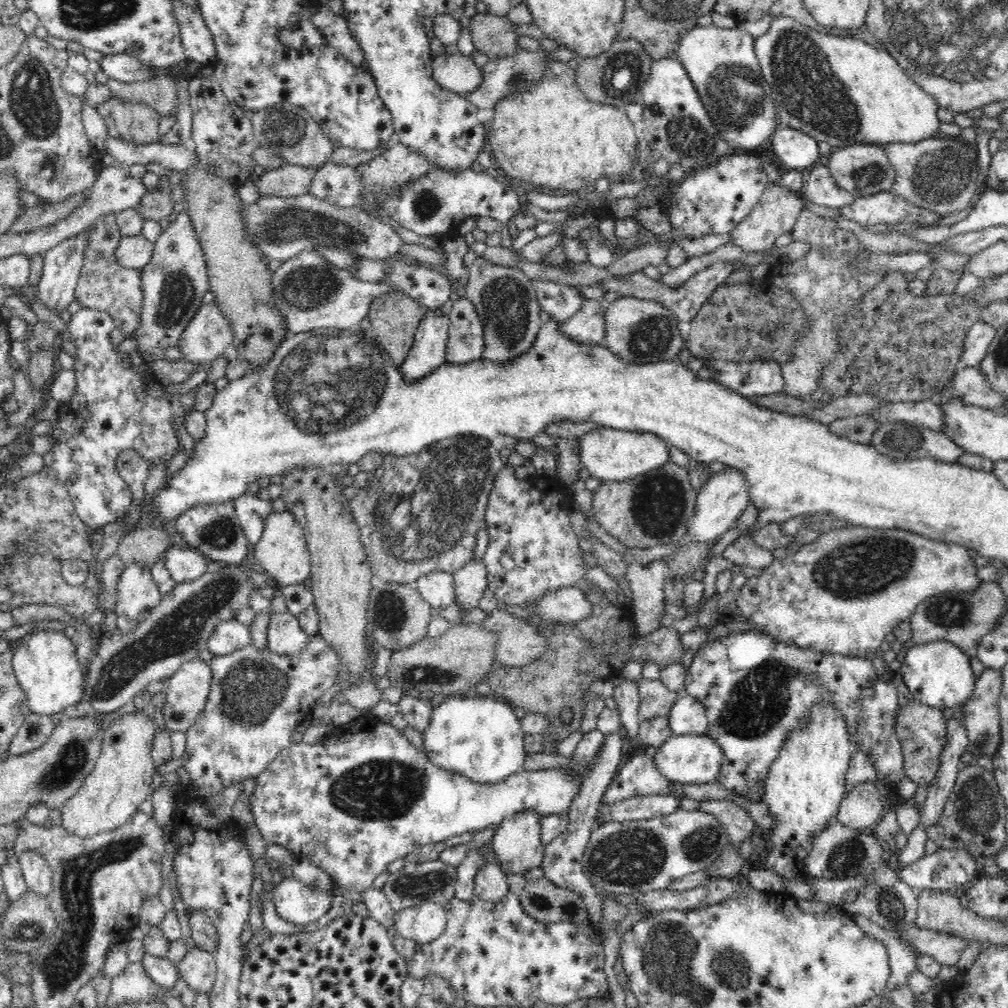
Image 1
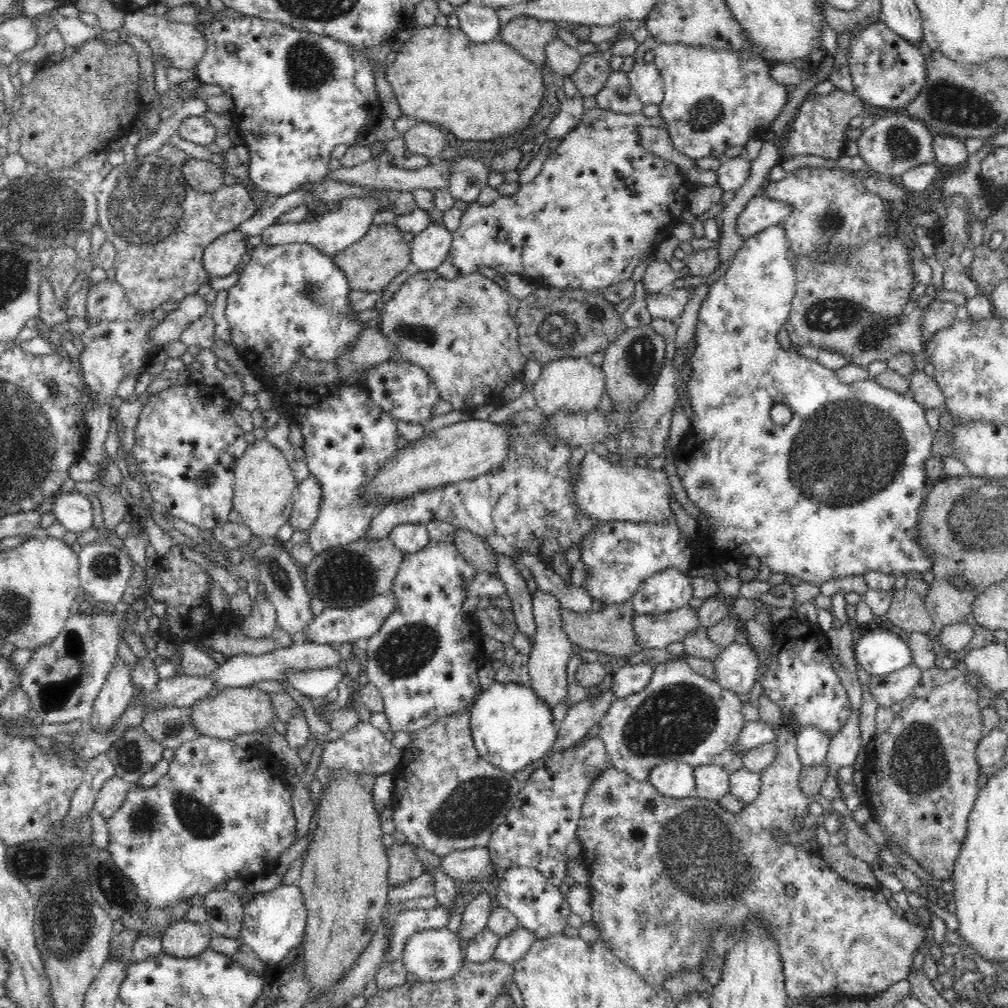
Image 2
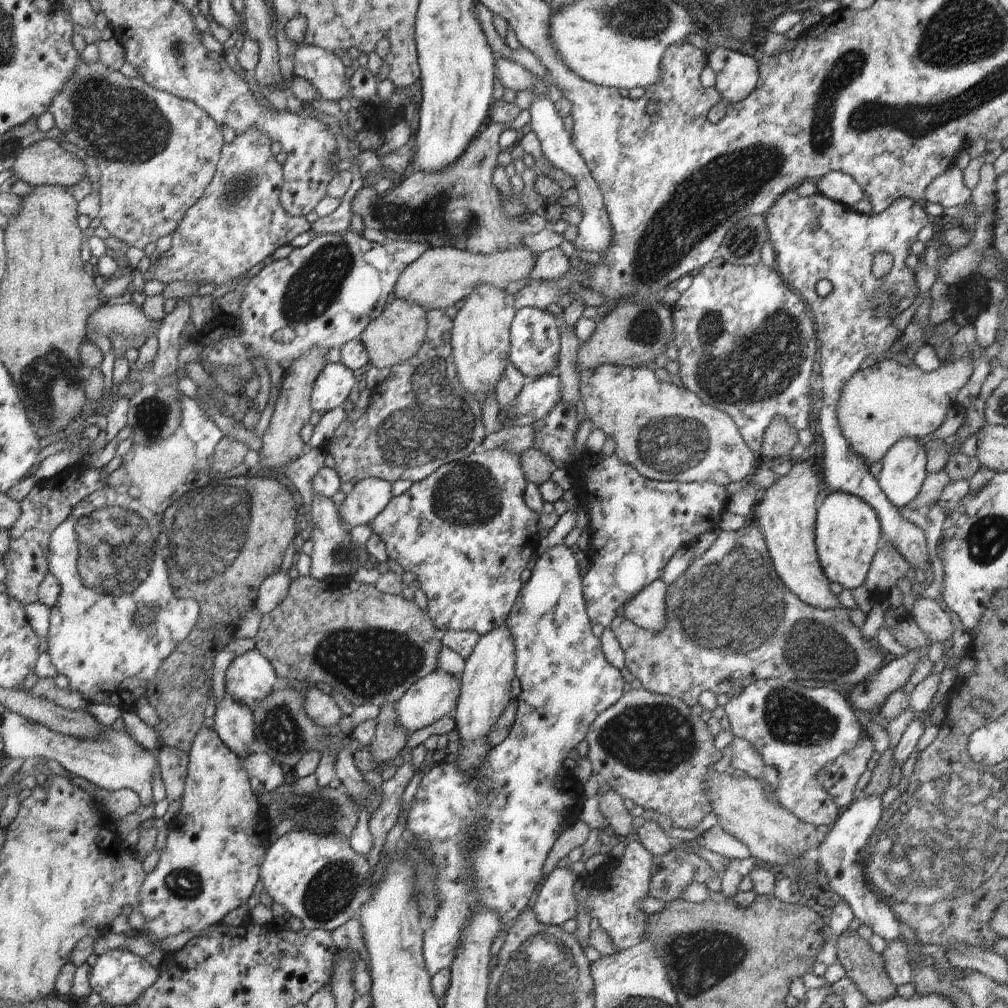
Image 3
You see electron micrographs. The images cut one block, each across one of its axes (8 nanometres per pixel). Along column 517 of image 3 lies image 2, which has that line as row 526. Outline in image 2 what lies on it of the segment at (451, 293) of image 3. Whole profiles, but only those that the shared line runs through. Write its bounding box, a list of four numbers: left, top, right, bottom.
[233,438,297,541]

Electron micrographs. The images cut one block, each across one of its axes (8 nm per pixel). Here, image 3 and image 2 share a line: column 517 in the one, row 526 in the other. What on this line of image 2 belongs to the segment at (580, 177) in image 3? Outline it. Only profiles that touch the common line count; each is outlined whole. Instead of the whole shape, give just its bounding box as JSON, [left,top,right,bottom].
[51,489,92,533]

